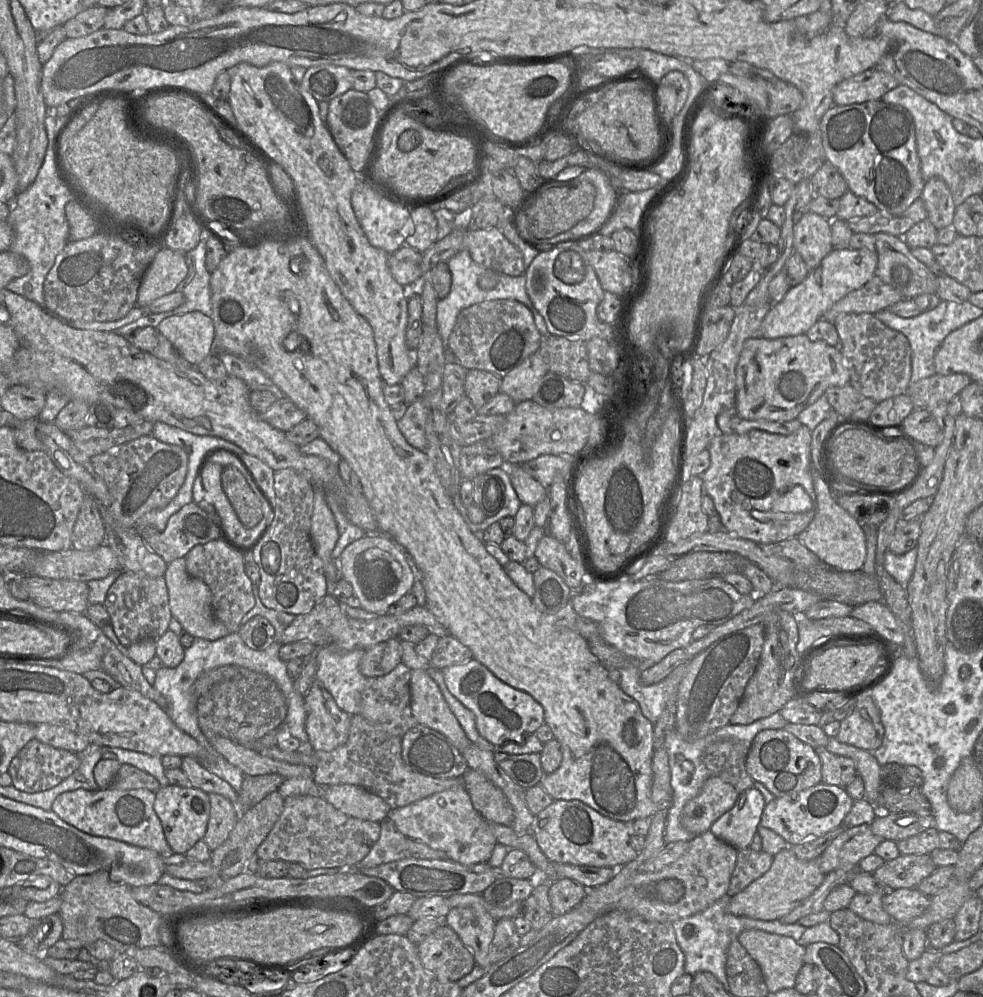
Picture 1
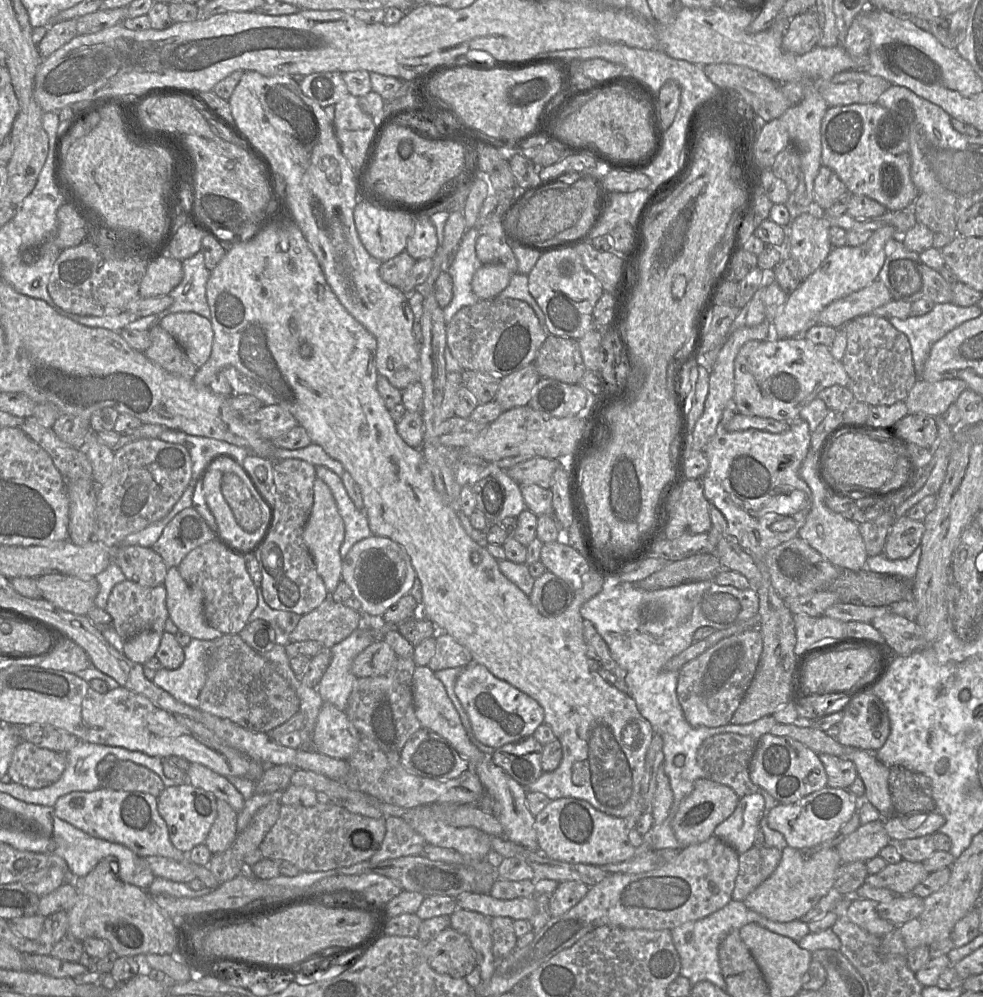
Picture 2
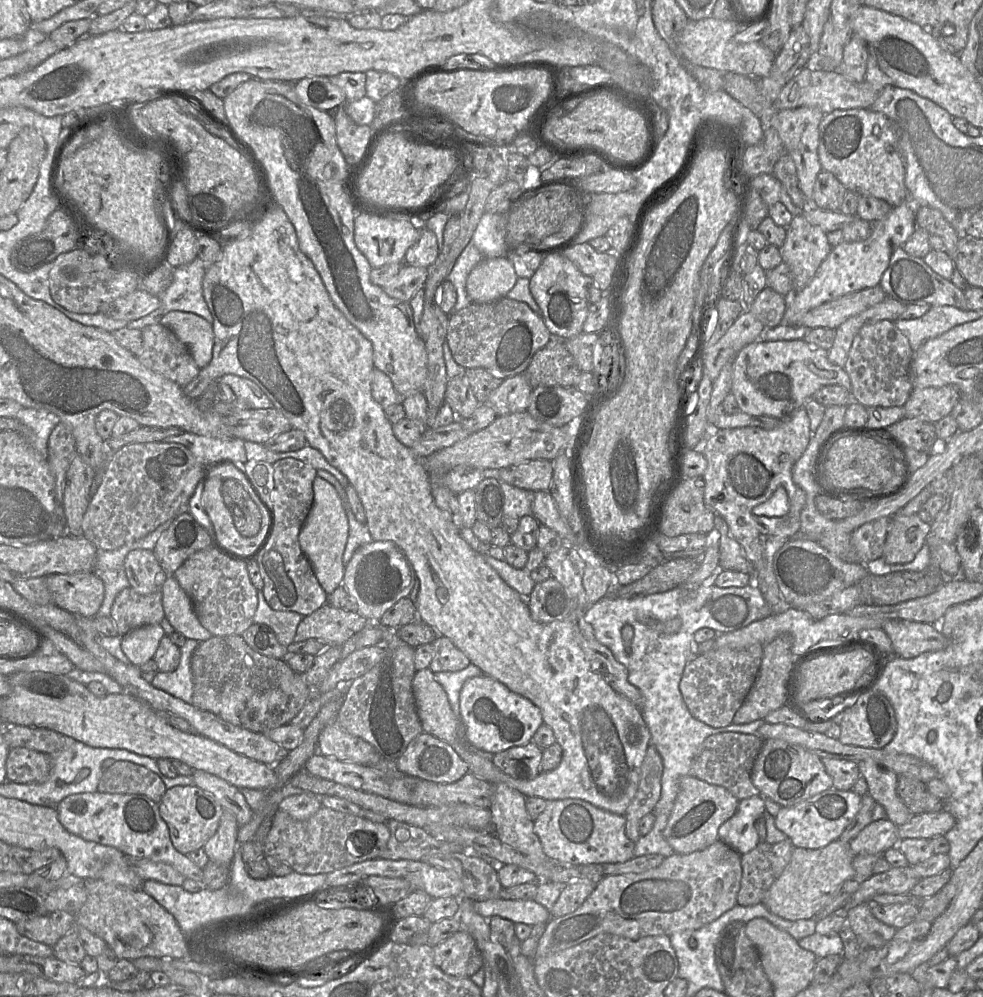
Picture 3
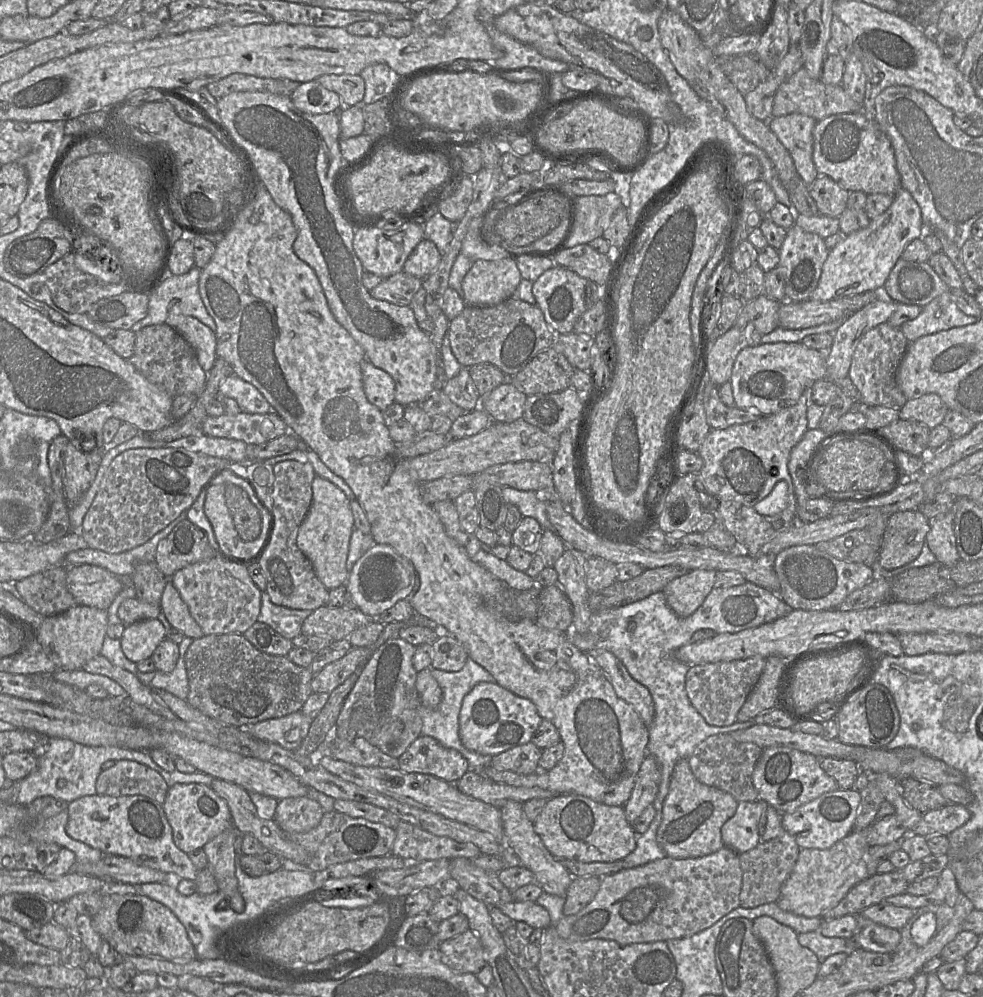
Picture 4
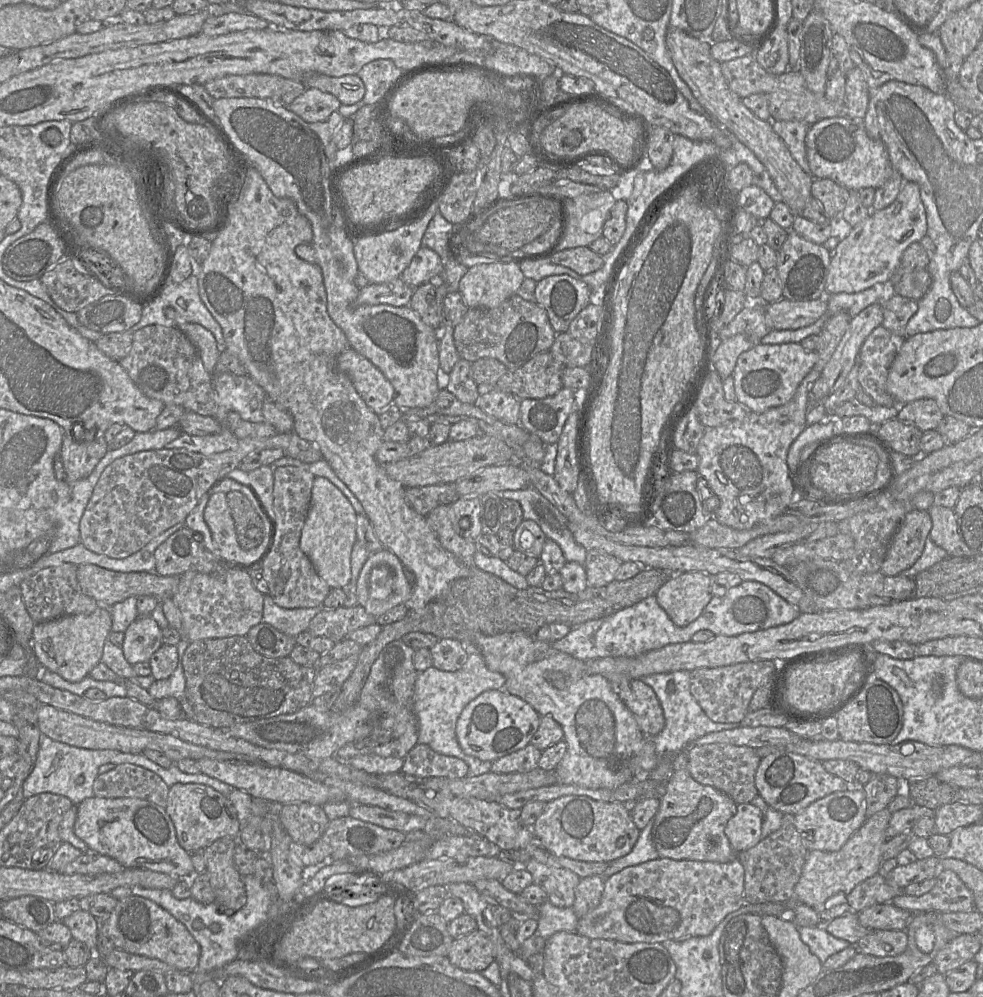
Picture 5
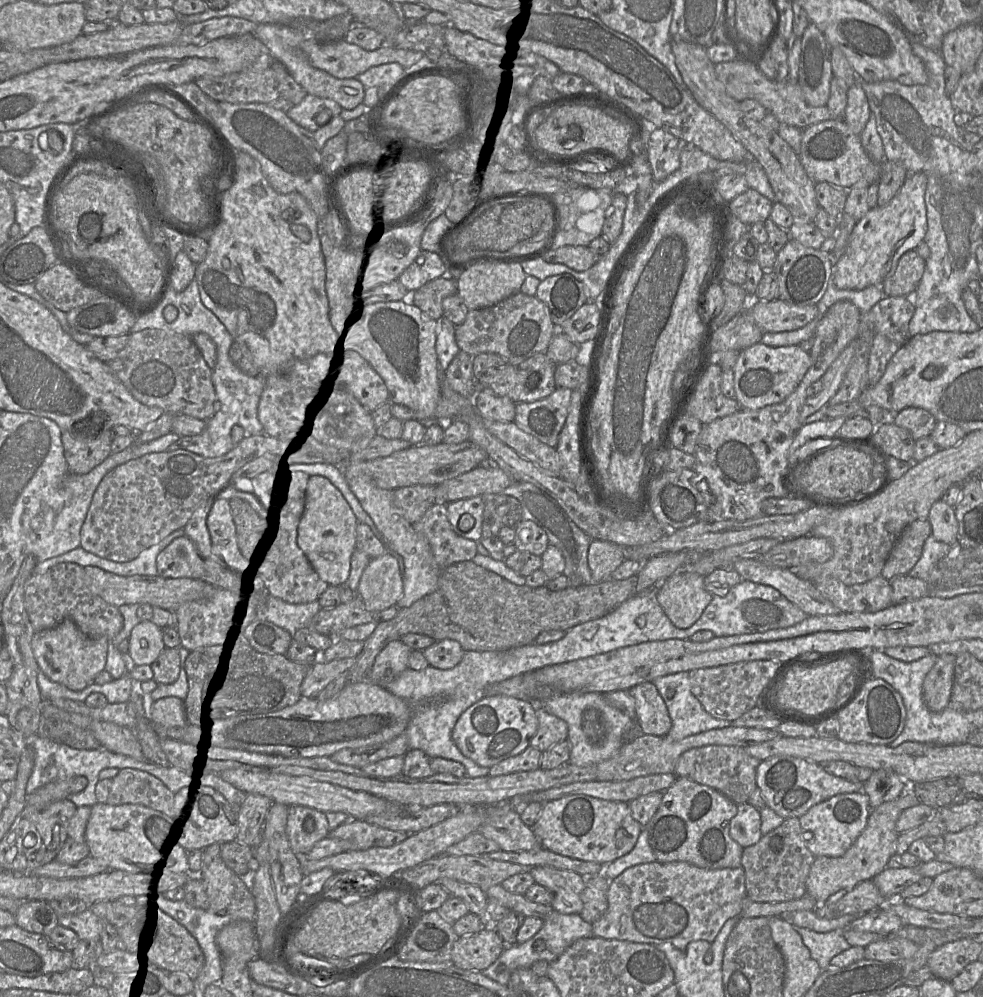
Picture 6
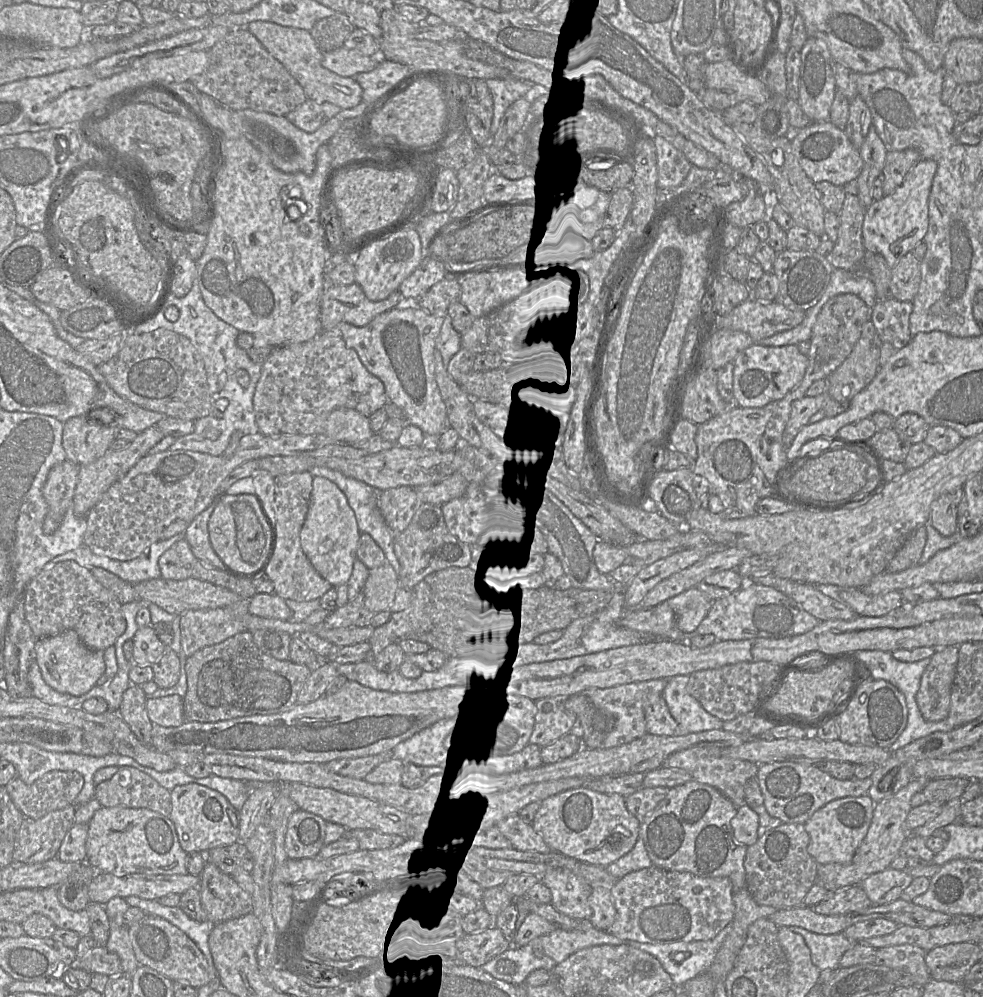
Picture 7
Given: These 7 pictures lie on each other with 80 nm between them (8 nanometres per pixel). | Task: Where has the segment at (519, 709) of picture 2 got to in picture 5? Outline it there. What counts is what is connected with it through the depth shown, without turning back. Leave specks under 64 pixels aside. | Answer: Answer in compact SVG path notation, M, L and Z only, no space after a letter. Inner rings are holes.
M487 690L462 710L456 724L456 736L467 755L493 762L529 745L541 717L528 702L519 697L505 690Z

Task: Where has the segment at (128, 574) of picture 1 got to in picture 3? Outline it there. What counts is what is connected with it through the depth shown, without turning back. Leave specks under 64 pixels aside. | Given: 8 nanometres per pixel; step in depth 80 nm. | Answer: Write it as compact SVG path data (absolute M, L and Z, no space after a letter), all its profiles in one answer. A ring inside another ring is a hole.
M127 587L116 596L110 617L120 636L145 625L160 624L165 618L162 591L142 595Z

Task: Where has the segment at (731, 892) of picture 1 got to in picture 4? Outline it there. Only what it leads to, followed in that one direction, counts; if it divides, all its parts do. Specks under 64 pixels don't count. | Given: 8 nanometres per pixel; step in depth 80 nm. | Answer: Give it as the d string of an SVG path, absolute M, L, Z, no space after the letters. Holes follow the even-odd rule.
M784 832L769 841L761 841L756 847L747 852L738 854L742 869L740 906L753 908L776 902L780 896L782 884L794 868L799 851L800 847L797 845L795 838L788 832Z

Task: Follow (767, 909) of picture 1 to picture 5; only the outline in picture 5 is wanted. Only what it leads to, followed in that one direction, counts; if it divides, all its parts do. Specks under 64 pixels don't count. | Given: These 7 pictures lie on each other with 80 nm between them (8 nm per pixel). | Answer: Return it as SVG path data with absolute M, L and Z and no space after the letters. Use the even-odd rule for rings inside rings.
M887 807L873 816L867 818L865 823L849 838L843 847L835 852L820 850L808 851L805 863L802 868L799 881L794 888L794 900L805 904L815 910L825 908L825 903L839 893L847 895L858 884L879 873L882 864L881 849L887 841L886 829L891 819L892 813Z

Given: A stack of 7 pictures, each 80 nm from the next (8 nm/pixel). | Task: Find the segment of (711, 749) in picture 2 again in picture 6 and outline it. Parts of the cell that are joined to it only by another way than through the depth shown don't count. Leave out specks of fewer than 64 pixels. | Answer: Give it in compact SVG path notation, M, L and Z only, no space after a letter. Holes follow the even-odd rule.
M706 745L692 748L681 754L676 762L674 774L709 786L735 804L743 804L748 802L750 795L757 788L756 770L759 764L760 760L749 755L745 747Z

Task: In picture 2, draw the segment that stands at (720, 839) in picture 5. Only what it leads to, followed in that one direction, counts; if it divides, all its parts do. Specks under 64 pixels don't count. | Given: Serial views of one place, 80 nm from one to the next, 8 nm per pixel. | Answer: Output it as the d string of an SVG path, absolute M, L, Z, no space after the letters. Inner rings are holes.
M705 778L694 782L692 792L680 803L671 826L675 838L683 847L706 841L714 833L714 829L735 810L739 797L728 786Z

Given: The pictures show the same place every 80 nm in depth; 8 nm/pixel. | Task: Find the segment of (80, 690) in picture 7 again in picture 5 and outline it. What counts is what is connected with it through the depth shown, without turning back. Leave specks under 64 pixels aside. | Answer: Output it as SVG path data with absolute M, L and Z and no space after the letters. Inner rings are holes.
M98 607L91 614L62 616L36 623L32 635L32 649L38 662L70 682L79 682L101 662L104 643L112 632L110 609Z

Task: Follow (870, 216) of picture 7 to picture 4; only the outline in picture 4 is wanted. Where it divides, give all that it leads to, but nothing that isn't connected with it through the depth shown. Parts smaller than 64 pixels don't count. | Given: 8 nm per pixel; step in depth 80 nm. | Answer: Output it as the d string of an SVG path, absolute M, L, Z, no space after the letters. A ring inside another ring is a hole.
M901 188L892 205L884 213L871 219L867 227L844 236L829 251L818 285L810 295L810 300L829 301L882 287L907 244L914 239L922 238L925 232L926 227L919 205L910 192Z

